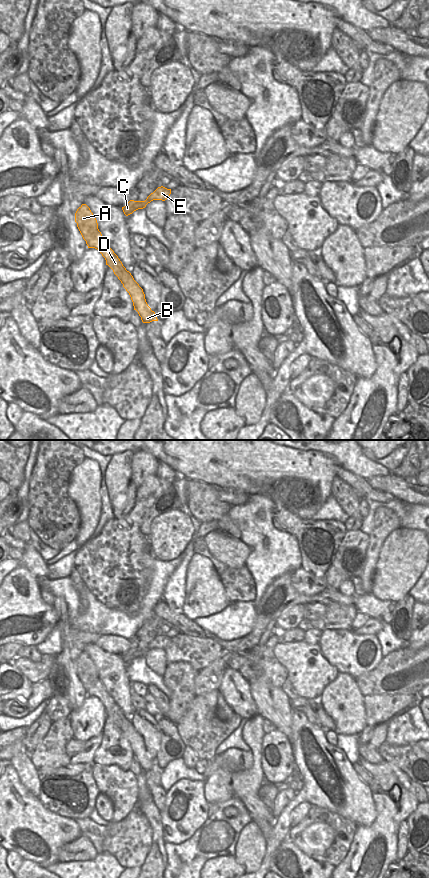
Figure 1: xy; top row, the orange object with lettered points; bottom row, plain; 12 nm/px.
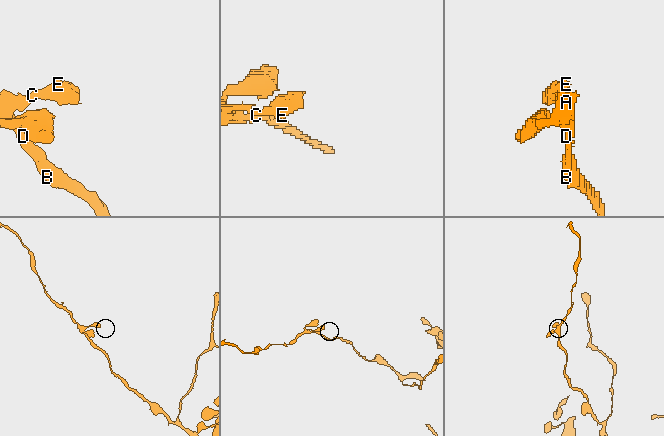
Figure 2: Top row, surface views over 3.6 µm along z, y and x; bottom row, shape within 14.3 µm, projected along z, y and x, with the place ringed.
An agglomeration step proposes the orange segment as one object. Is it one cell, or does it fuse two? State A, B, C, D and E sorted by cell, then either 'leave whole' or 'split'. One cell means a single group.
groups A C E / B D; split

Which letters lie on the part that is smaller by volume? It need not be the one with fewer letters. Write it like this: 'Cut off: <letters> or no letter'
Cut off: A, C, E

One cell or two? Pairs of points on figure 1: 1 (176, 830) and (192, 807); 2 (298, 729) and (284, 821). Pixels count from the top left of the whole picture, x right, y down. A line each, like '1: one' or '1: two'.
1: one
2: one

